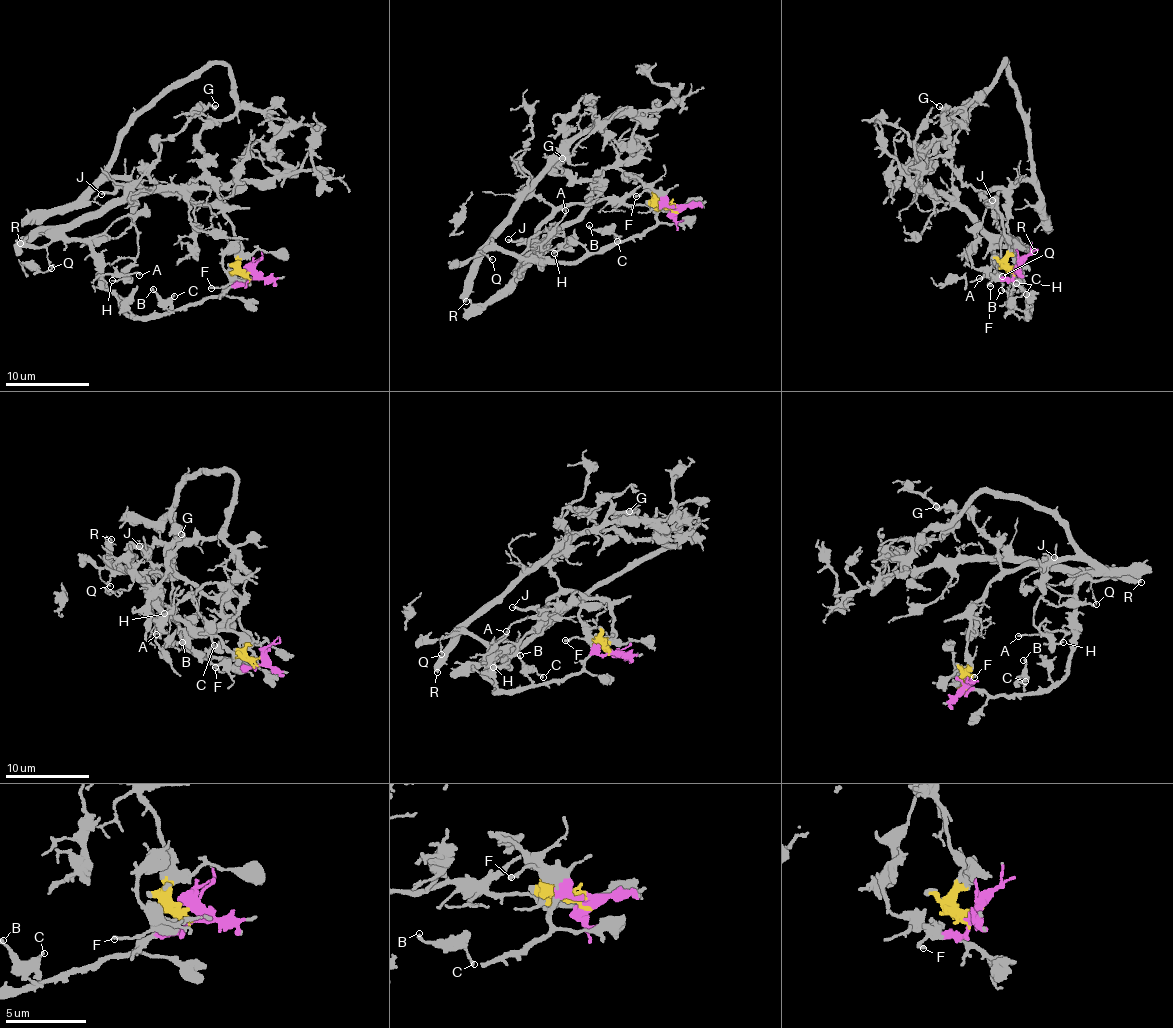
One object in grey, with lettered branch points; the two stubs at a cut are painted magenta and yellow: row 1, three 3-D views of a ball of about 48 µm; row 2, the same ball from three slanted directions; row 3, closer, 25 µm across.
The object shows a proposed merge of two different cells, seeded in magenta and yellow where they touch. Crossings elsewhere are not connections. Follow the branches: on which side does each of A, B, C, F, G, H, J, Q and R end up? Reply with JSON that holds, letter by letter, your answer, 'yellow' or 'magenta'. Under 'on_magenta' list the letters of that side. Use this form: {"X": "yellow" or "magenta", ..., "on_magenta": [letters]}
{"A": "magenta", "B": "magenta", "C": "magenta", "F": "magenta", "G": "yellow", "H": "yellow", "J": "yellow", "Q": "magenta", "R": "magenta", "on_magenta": ["A", "B", "C", "F", "Q", "R"]}

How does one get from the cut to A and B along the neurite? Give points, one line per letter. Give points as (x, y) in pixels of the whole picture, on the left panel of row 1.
A: (251, 272), (248, 280), (175, 312), (138, 316), (127, 312), (101, 276), (138, 275)
B: (251, 272), (248, 280), (168, 311), (153, 289)

